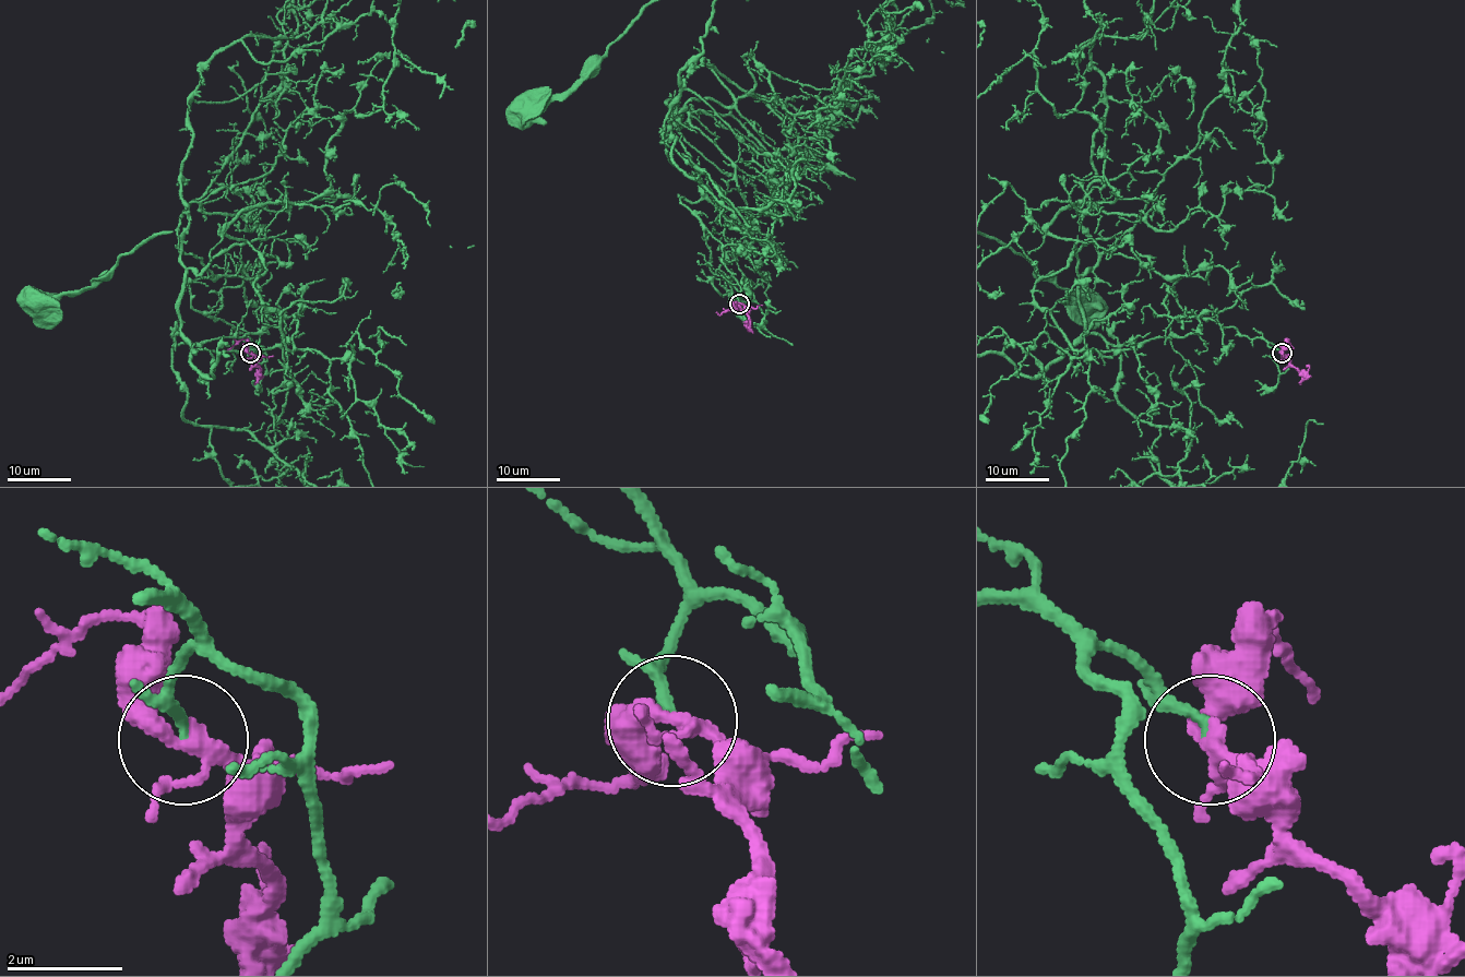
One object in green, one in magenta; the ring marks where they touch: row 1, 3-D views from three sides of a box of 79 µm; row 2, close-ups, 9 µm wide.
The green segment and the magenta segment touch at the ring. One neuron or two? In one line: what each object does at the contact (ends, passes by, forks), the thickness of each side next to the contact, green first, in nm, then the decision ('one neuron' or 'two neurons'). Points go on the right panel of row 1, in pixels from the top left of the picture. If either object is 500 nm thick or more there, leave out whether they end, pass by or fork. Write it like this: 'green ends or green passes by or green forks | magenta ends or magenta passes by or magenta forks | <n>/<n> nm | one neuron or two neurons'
green ends | magenta forks | 180/280 nm | one neuron

